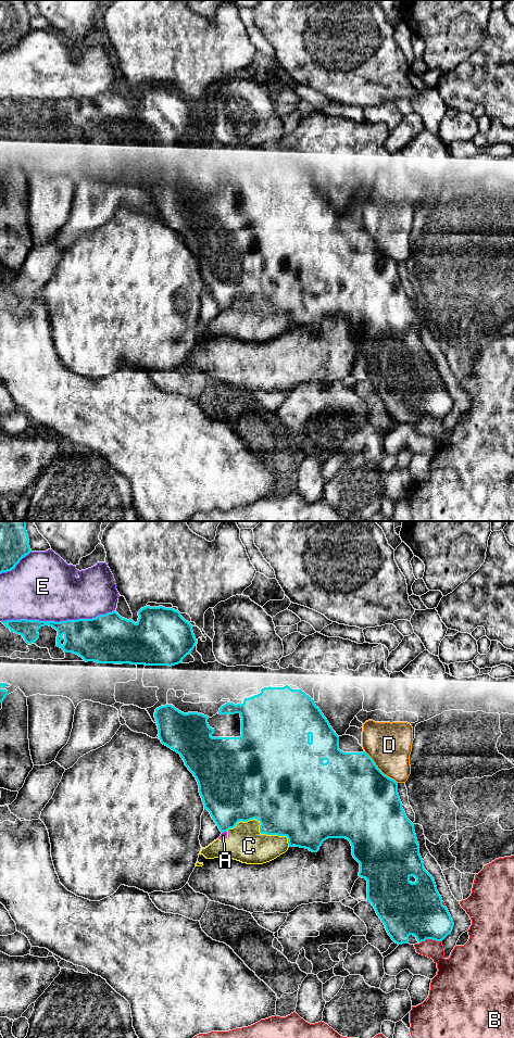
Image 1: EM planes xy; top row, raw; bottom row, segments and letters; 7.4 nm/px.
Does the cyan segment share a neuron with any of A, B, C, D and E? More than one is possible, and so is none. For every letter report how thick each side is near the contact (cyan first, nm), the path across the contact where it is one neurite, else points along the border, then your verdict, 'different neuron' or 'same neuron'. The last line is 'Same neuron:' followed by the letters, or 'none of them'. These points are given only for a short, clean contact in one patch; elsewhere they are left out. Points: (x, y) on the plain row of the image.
A: 360/50 nm | different neuron
B: 380/140 nm | different neuron
C: 440/280 nm | different neuron
D: 500/320 nm | different neuron
E: 280/460 nm | different neuron
Same neuron: none of them

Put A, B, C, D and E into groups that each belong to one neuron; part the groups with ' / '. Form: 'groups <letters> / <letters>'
groups A C / B / D / E

